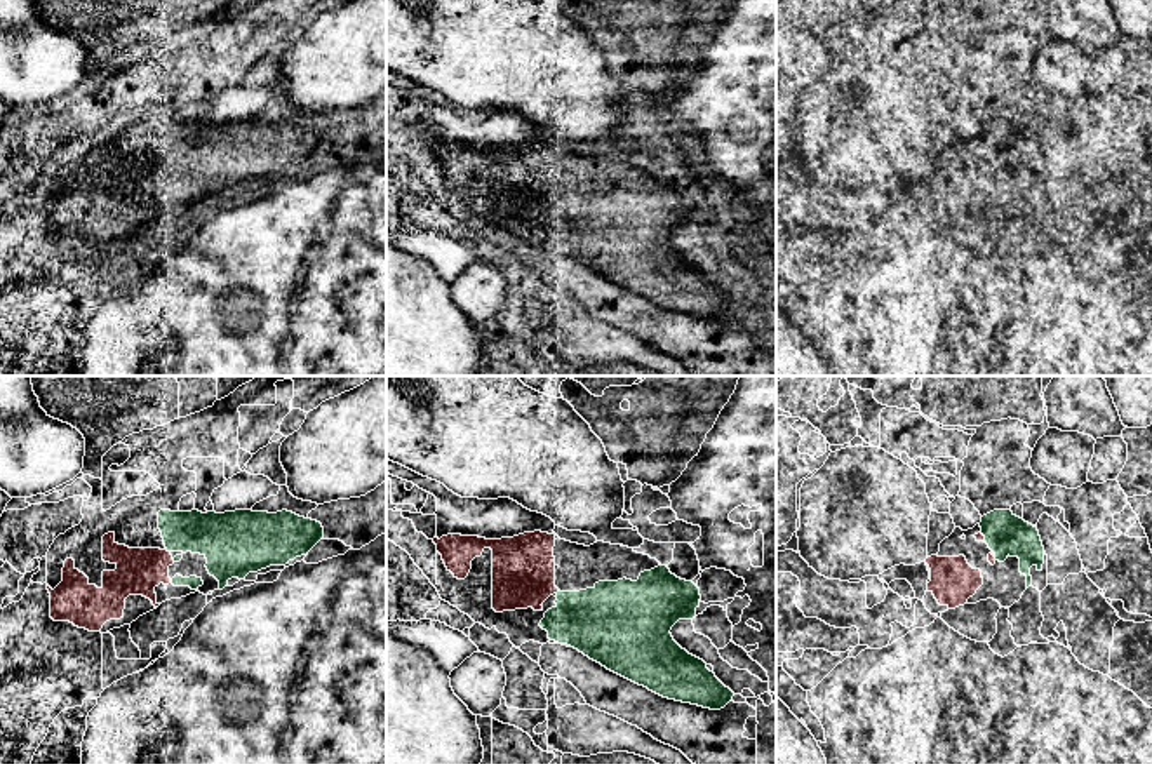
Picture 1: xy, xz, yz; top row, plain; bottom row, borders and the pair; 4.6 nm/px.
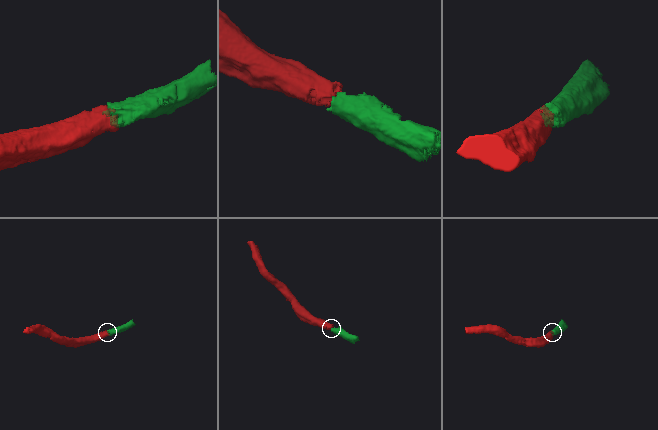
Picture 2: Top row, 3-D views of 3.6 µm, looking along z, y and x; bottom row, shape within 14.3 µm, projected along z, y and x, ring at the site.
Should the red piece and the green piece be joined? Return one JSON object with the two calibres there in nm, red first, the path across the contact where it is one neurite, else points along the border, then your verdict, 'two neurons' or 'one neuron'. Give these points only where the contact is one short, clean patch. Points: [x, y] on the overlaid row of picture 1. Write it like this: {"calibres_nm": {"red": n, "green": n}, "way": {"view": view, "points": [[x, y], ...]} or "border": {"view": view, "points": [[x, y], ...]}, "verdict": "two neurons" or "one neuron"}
{"calibres_nm": {"red": 220, "green": 220}, "verdict": "one neuron"}

